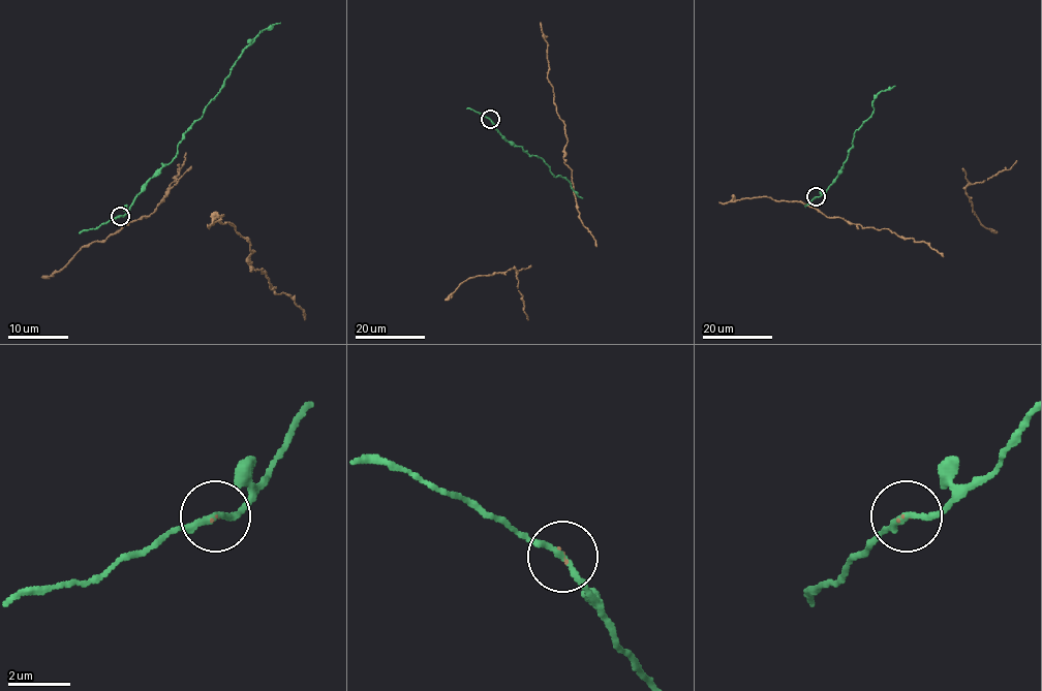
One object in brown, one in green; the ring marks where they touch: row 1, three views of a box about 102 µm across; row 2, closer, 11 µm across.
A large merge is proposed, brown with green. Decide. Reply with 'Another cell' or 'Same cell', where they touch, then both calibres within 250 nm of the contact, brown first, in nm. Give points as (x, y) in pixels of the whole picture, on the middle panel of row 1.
Same cell. Place: (490, 119). Thickness 60 nm (brown) against 180 nm

